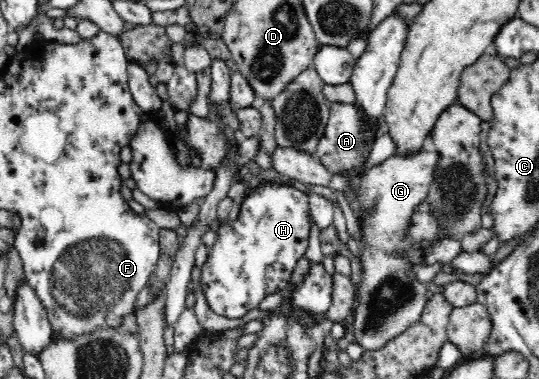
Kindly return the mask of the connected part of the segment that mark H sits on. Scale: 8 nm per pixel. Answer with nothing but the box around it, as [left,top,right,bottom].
[201,184,308,318]

